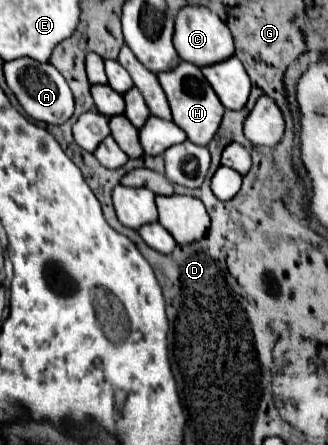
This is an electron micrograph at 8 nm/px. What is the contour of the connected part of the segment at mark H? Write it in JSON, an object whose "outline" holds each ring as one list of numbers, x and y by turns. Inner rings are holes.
{"outline":[[180,62,176,68,162,72,158,76,158,82,168,98,174,124,178,124,194,144,206,146,214,138,214,132,218,130,218,126,222,122,224,108,222,108,218,96,214,96,214,90,210,88,210,84,206,84,206,78,202,76,200,68,190,62]]}

